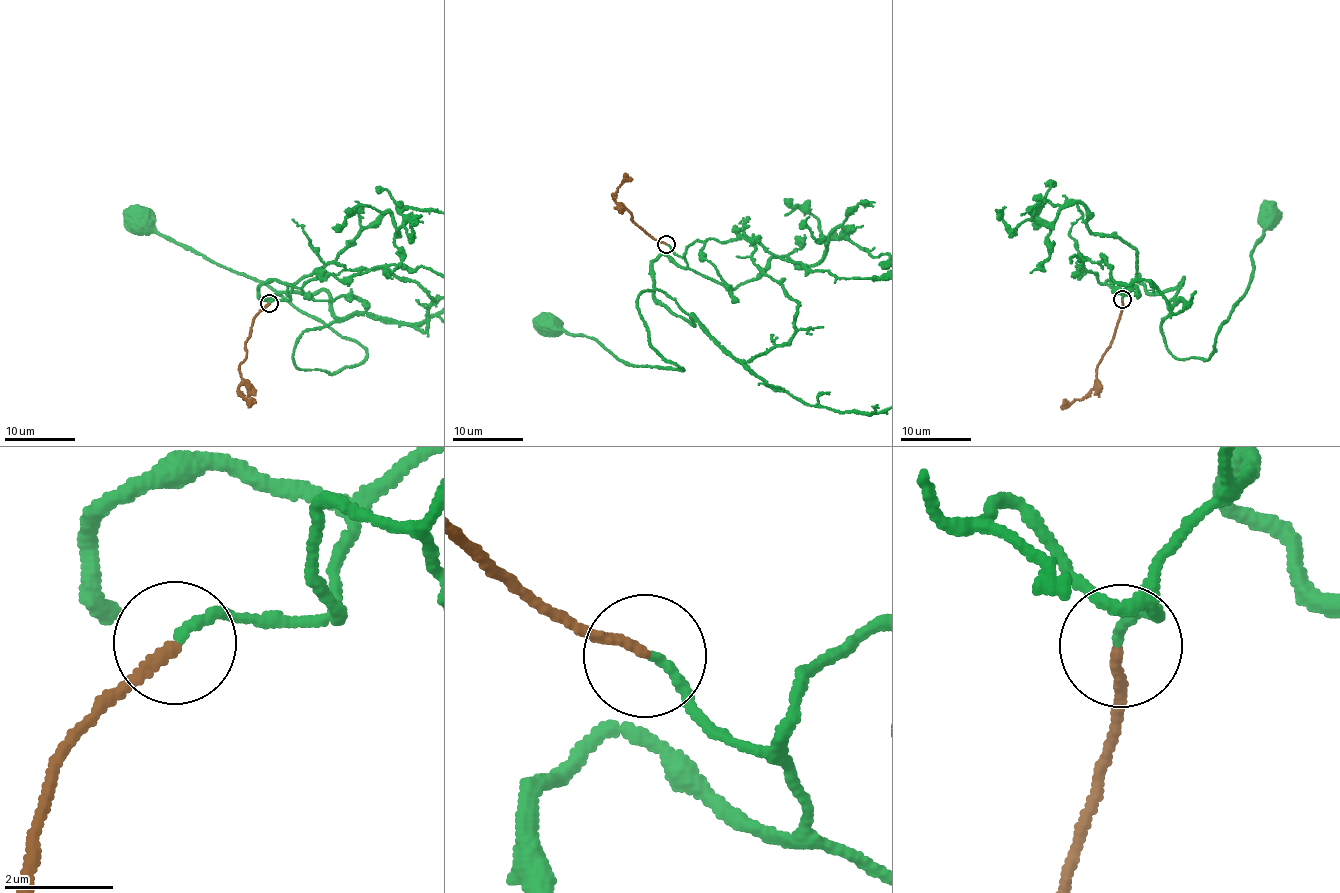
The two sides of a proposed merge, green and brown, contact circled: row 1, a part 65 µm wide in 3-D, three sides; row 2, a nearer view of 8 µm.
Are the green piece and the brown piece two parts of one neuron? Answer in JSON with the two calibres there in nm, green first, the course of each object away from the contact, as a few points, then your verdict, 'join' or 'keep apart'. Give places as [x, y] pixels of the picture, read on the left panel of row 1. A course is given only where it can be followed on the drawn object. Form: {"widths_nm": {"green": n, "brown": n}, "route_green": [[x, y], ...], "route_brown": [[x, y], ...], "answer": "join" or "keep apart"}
{"widths_nm": {"green": 180, "brown": 190}, "route_green": [[270, 302], [275, 281], [261, 297], [326, 292], [296, 366], [366, 357], [139, 219]], "route_brown": [[270, 302], [254, 318], [246, 356], [240, 366], [241, 385], [238, 389], [243, 398], [255, 402]], "answer": "join"}

